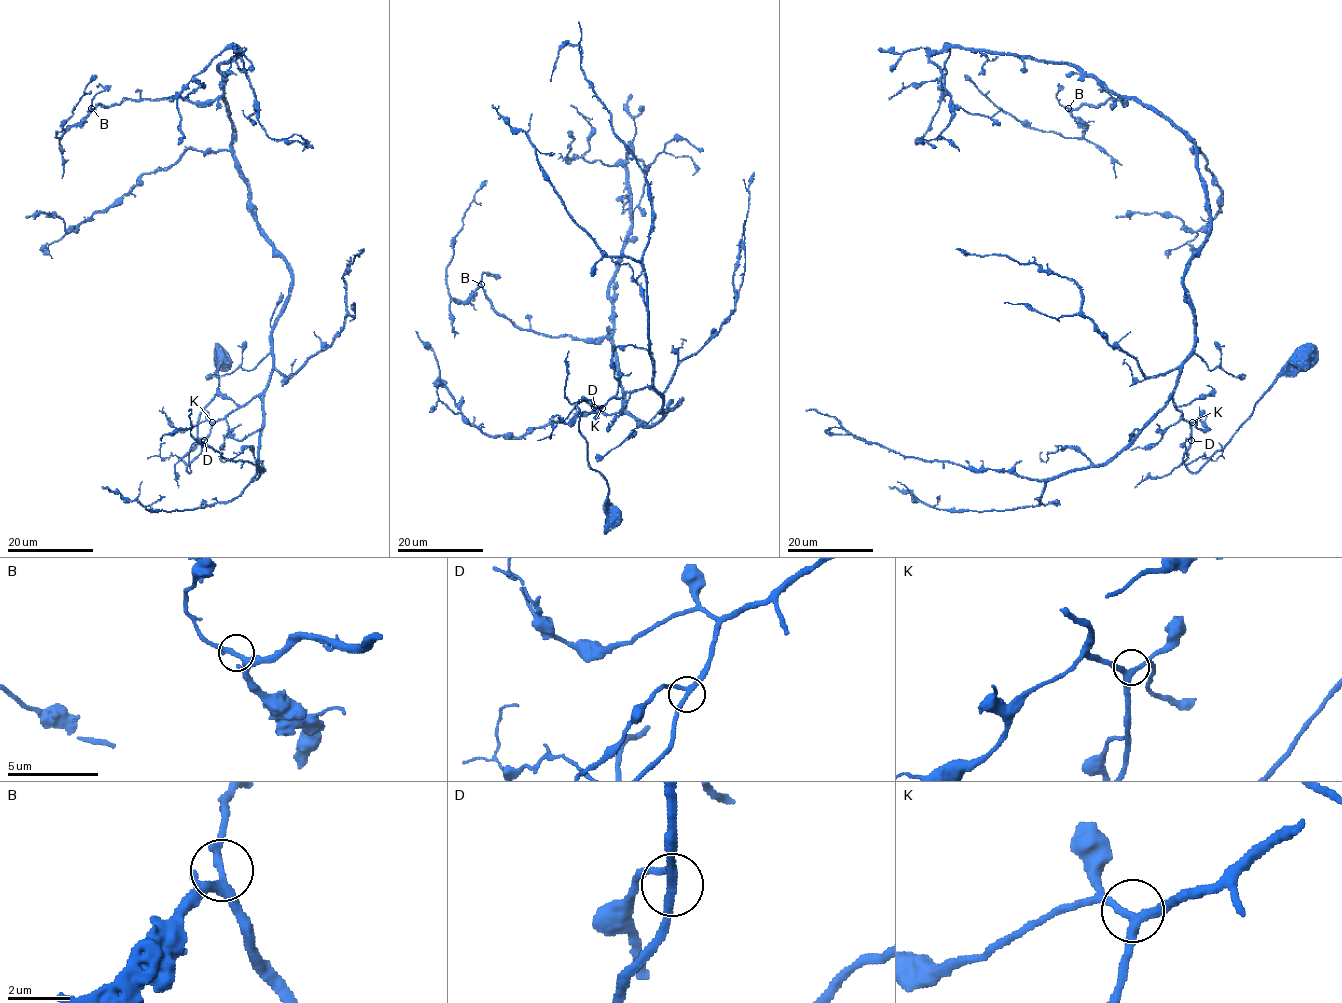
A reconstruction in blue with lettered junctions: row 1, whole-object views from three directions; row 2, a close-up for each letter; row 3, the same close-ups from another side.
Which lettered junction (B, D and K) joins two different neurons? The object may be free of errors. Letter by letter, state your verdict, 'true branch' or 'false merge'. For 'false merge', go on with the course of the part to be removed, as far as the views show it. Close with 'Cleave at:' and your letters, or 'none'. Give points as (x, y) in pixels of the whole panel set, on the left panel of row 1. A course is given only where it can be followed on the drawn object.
B: true branch
D: true branch
K: true branch
Cleave at: none

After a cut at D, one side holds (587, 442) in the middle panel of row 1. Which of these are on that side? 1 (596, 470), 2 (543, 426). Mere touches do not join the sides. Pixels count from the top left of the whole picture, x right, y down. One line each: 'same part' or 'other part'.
1: same part
2: other part

